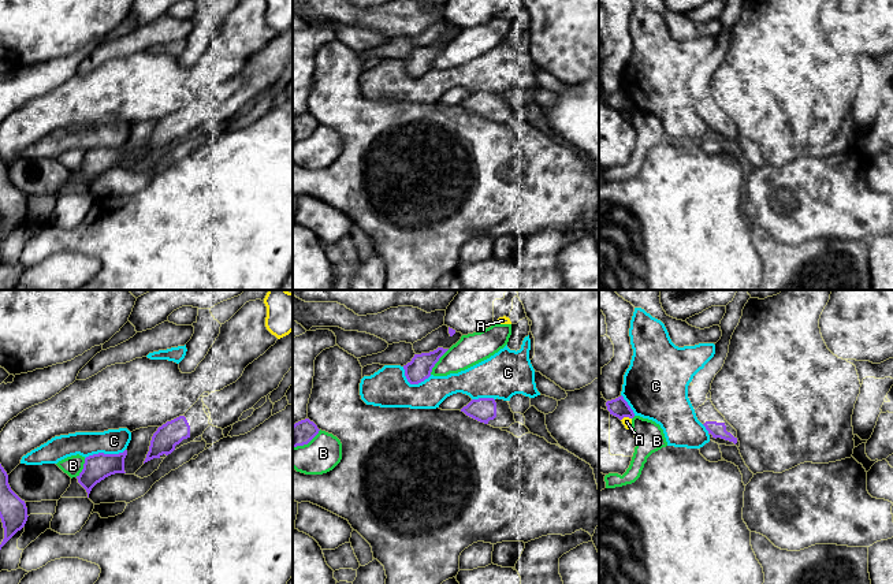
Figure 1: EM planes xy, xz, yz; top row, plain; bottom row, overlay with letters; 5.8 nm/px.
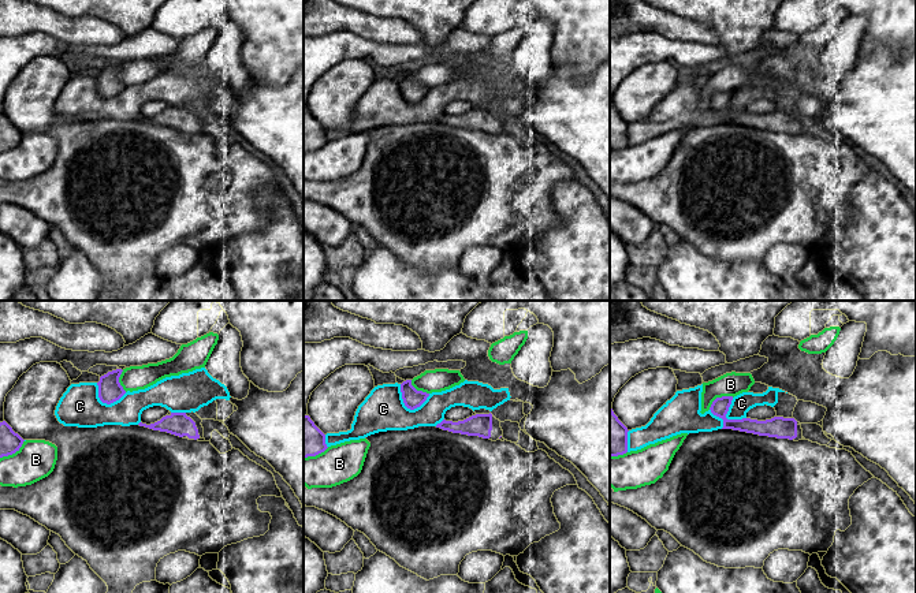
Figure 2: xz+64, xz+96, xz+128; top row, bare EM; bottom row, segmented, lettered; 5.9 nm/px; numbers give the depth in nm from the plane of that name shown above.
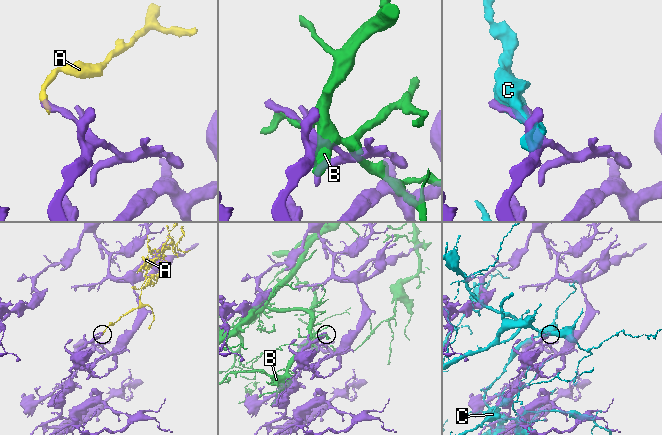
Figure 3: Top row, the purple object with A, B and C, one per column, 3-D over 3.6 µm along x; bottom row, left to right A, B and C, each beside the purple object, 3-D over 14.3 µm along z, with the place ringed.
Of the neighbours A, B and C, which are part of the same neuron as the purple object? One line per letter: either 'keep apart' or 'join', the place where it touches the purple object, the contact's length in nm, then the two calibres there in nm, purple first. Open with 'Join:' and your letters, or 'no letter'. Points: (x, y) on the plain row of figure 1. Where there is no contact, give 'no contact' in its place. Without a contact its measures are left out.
Join: no letter
A: keep apart; contact yz (625, 110); length 70 nm; calibres 110 and 60 nm
B: keep apart; contact xz (438, 54); length 190 nm; calibres 140 and 180 nm
C: keep apart; contact xy (103, 147); length 240 nm; calibres 160 and 140 nm

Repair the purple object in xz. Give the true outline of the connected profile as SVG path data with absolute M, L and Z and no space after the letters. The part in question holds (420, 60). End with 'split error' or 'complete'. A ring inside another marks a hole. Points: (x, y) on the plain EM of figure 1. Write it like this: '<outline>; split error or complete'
M438 41L429 47L414 48L410 56L403 59L405 70L410 78L418 78L431 70L432 62L449 42Z; complete

